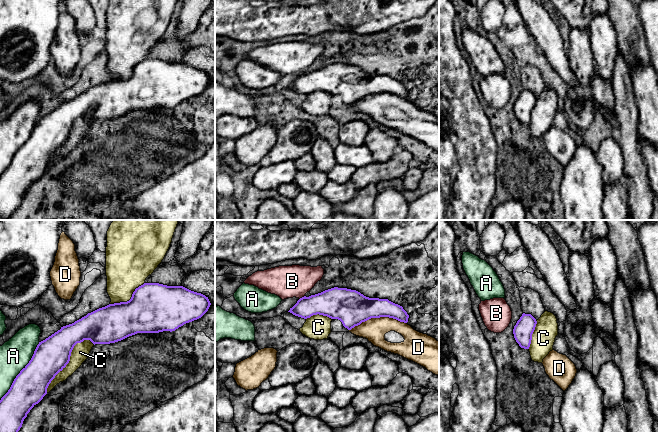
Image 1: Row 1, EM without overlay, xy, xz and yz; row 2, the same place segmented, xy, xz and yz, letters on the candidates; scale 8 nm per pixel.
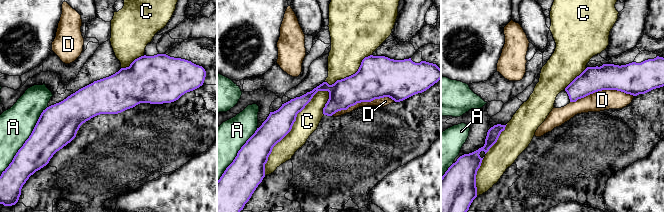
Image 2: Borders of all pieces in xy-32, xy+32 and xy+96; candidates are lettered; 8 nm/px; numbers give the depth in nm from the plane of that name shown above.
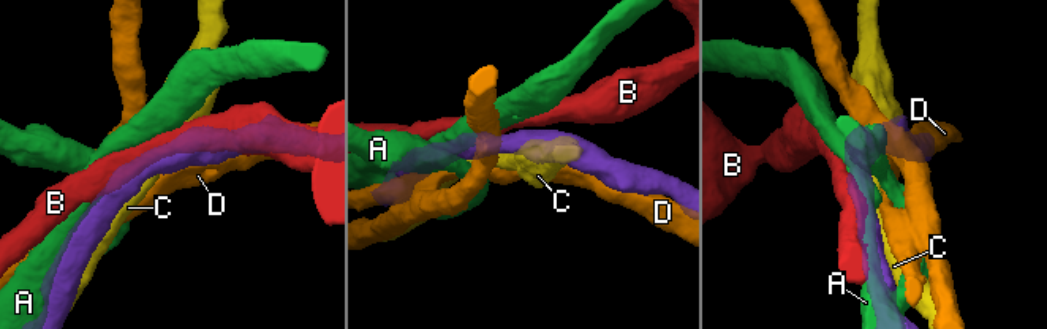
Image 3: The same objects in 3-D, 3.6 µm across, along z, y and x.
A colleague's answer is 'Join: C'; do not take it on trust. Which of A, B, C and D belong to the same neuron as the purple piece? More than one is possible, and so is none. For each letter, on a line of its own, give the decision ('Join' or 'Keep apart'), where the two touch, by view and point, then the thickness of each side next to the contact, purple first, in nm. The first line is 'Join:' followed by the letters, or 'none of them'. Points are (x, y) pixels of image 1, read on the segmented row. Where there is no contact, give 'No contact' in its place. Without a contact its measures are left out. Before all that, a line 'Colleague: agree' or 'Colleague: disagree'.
Colleague: agree
Join: C
A: Keep apart. Touches purple at xy (20, 371). Thickness 280 nm (purple) against 240 nm
B: Keep apart. Touches purple at xz (302, 297). Thickness 220 nm (purple) against 260 nm
C: Join. Touches purple at xy (68, 362). Thickness 280 nm (purple) against 140 nm
D: Keep apart. Touches purple at xz (377, 317). Thickness 280 nm (purple) against 190 nm

